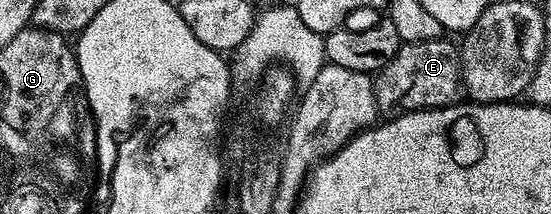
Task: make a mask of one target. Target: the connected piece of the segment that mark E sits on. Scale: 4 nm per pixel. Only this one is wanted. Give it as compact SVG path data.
M443 37L425 42L405 42L394 60L376 71L372 83L376 109L385 119L415 110L439 110L441 106L453 105L462 94L460 50L457 43L455 46Z

